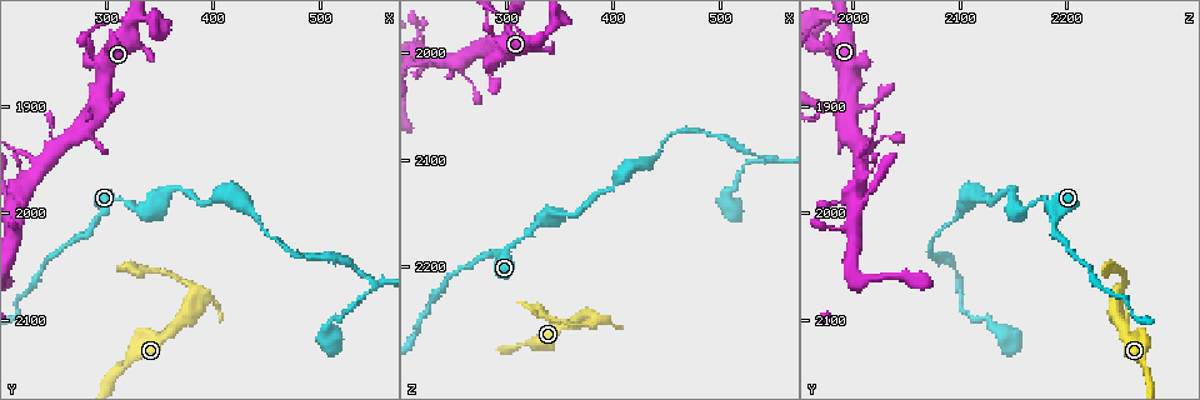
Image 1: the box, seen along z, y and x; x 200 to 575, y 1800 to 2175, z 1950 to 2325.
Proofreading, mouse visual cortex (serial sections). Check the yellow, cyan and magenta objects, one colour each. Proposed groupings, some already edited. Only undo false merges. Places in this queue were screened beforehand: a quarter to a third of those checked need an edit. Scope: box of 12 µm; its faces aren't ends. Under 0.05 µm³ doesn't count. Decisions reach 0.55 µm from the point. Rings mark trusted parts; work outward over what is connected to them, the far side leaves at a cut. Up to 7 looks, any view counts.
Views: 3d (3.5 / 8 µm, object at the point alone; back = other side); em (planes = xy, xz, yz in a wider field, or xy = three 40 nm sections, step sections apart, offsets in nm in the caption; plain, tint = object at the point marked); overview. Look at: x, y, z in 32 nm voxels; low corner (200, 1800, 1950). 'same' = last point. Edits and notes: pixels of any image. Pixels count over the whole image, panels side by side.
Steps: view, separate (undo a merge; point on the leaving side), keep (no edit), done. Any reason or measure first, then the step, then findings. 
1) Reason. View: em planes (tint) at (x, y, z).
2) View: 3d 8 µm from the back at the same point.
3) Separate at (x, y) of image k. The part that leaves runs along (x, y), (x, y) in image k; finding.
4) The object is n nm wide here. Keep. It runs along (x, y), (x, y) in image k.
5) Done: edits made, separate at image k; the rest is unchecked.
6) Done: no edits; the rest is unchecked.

Thick turns thin. View: 3d 8 µm at (384, 2074, 2244).

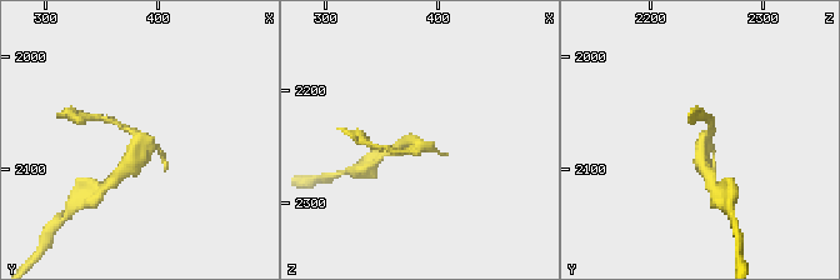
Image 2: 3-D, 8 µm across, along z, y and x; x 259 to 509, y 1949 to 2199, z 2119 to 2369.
Shape alone is not enough. View: em xy step 3 (tint) at (380, 2074, 2244).

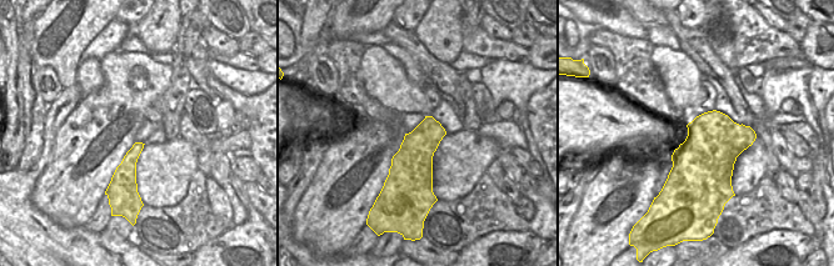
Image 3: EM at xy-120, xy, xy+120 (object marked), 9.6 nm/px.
Separate at (710, 120) of image 2. The part that leaves runs along (134, 133), (114, 119), (89, 115) in image 2; two cells meet here.

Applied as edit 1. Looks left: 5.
Redraw. View: overview.

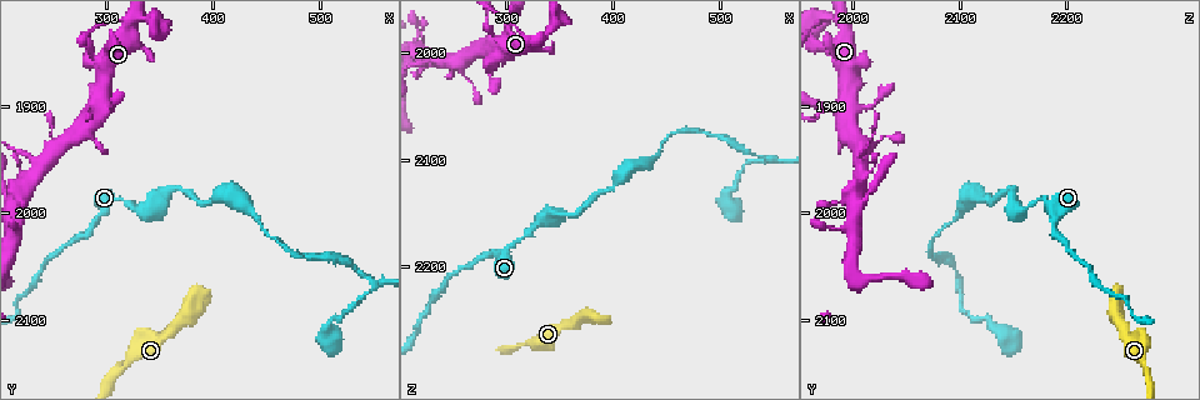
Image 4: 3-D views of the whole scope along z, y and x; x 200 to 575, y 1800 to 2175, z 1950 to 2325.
Thick turns thin. View: 3d 3.5 µm from the back at (314, 1986, 2176).

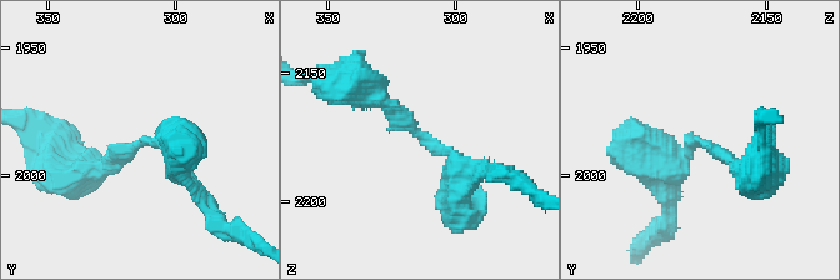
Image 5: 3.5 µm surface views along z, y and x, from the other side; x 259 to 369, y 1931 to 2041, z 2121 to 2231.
Need the tissue. View: em xy step 2 (tint) at (315, 1987, 2174).

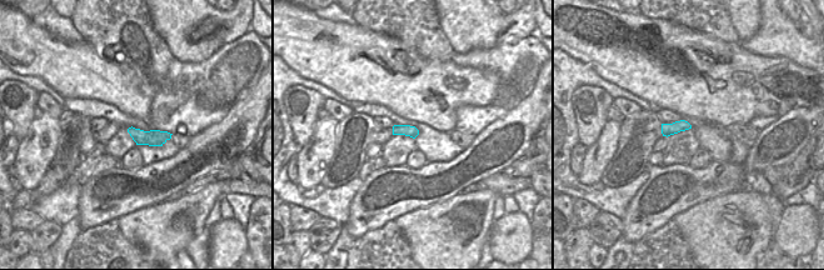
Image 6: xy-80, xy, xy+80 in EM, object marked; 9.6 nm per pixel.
The arms are 200, 250 nm wide. Keep. One cell here.

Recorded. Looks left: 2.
Branch point. View: 3d 3.5 µm at (286, 1900, 1986).

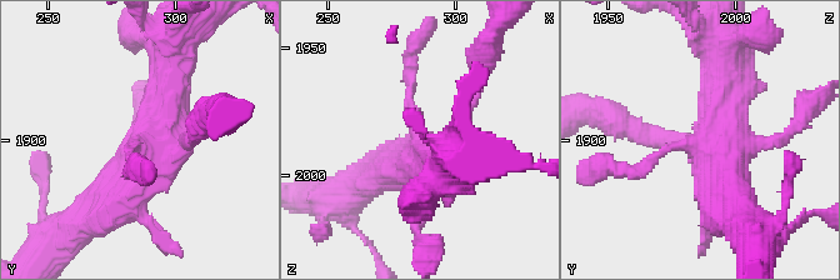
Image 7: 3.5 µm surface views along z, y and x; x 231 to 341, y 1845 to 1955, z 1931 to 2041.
View: em xy step 3 (tint) at (287, 1903, 1986).

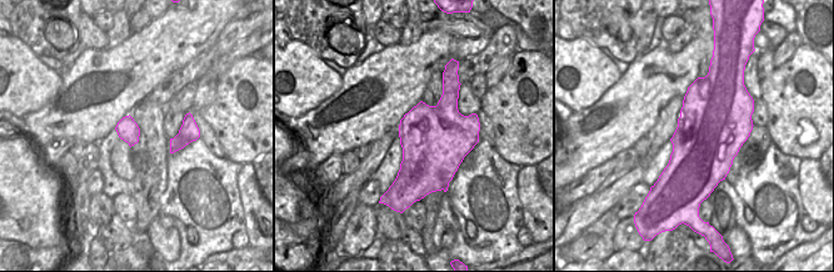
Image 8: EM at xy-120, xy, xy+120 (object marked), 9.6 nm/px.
Keep. It runs along (175, 54), (151, 158), (114, 196) in image 7; all the same cell.

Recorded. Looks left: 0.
Done: edits made, separate at image 2; the rest is unchecked.

